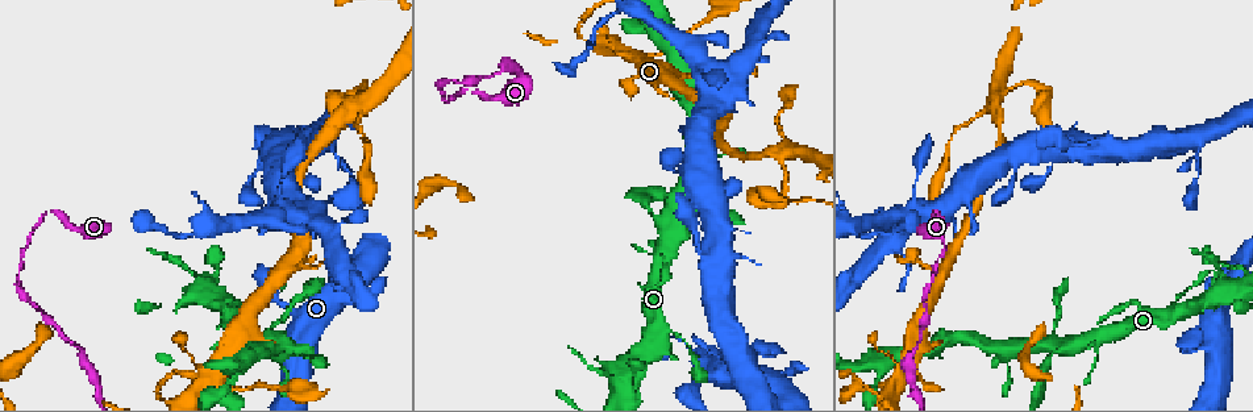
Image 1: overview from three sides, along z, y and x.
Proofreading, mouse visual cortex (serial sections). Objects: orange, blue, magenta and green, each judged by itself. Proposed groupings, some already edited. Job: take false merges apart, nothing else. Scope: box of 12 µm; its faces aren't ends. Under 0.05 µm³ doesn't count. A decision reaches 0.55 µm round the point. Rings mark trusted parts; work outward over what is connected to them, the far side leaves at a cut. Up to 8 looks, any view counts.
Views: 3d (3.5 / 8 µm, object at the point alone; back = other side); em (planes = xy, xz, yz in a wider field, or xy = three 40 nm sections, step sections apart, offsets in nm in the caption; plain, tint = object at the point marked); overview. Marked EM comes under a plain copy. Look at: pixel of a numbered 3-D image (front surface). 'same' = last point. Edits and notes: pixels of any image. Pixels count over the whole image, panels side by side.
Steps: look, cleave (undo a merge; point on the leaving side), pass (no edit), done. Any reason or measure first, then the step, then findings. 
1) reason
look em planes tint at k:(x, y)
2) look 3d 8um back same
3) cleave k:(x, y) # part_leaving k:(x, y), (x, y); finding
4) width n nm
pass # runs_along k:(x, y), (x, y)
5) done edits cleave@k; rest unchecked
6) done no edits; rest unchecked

a narrow waist
look 3d 8um at 1:(935, 213)

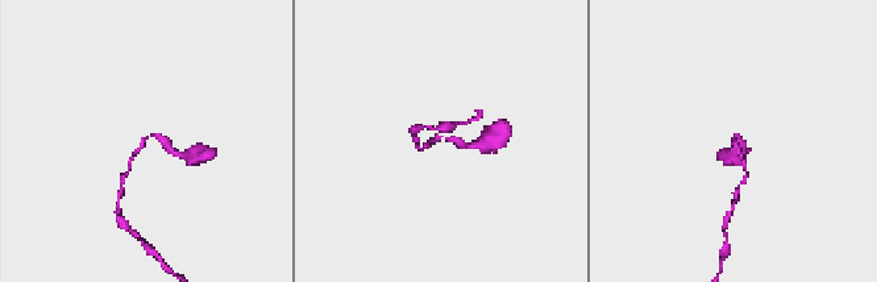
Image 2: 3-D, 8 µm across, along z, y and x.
closer look
look 3d 3.5um at 2:(148, 136)

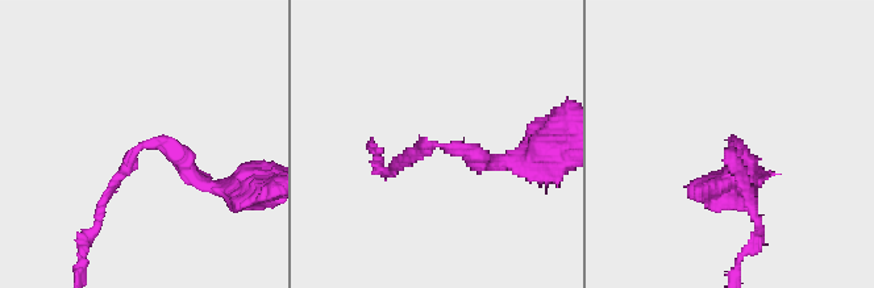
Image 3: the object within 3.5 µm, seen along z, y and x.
arm_widths 150, 200 nm
look em xy step 3 tint at 3:(437, 146)

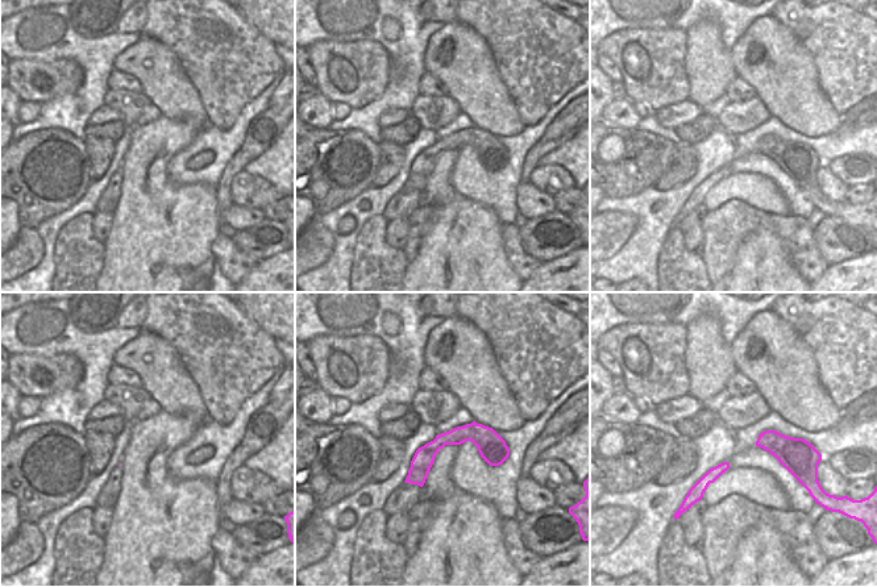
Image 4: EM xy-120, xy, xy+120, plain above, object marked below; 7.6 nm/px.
pass # runs_along 4:(506, 452), (481, 436), (443, 438), (410, 479); continuous, no second cell

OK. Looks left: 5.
look 3d 3.5um back at 1:(660, 332)

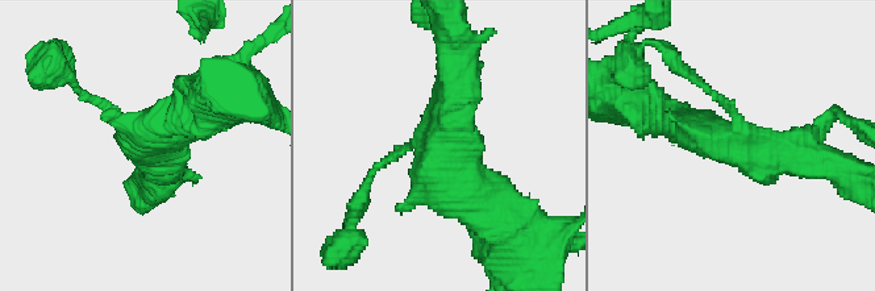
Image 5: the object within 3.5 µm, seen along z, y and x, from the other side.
look em xy step 1 tint at 5:(728, 143)

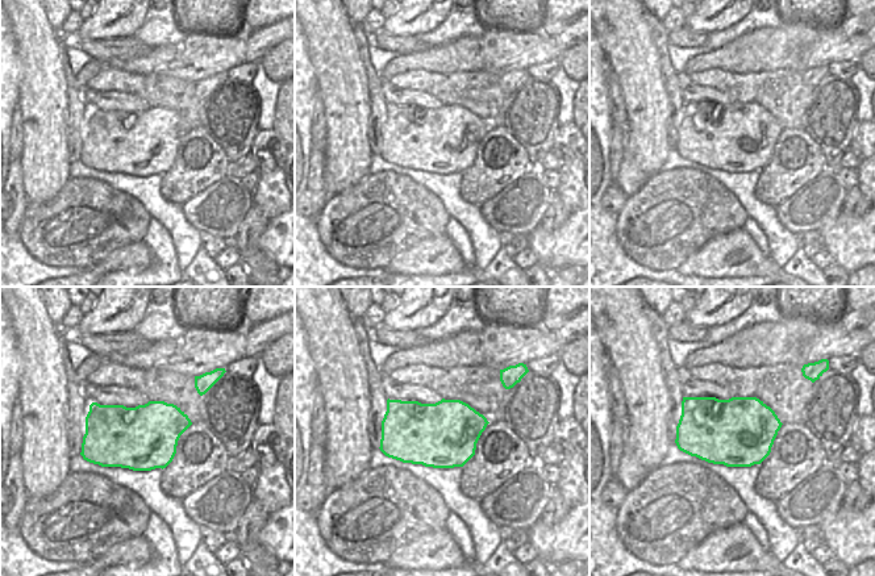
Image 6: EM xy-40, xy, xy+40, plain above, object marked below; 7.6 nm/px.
look em xy step 3 tint same

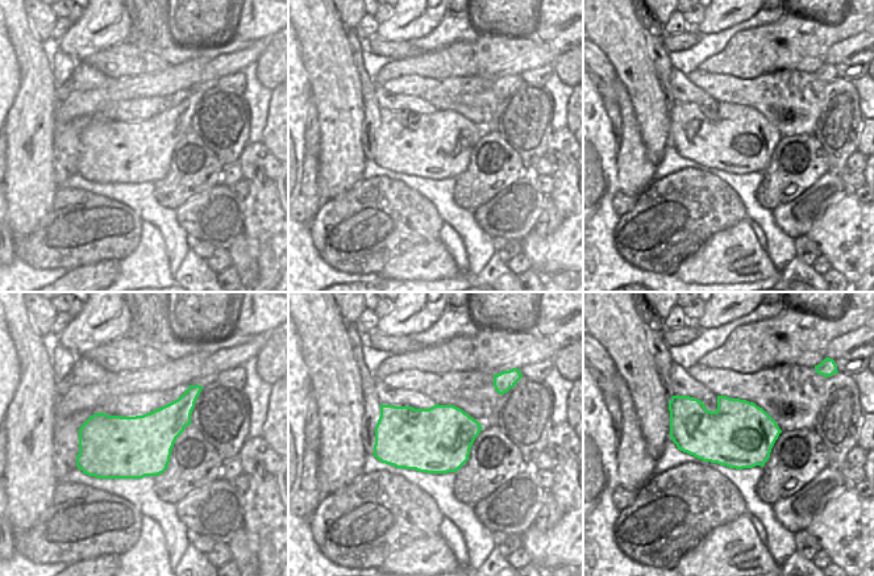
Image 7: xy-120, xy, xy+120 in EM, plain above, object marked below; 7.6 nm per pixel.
pass # runs_along 5:(813, 159), (770, 163), (666, 119); continuous, no second cell

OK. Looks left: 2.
sudden change in width
look 3d 8um at 1:(700, 374)

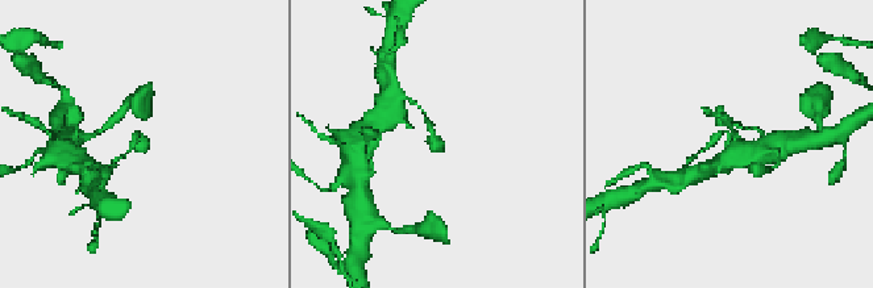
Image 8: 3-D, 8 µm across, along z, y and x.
look em xy step 5 tint at 8:(436, 143)

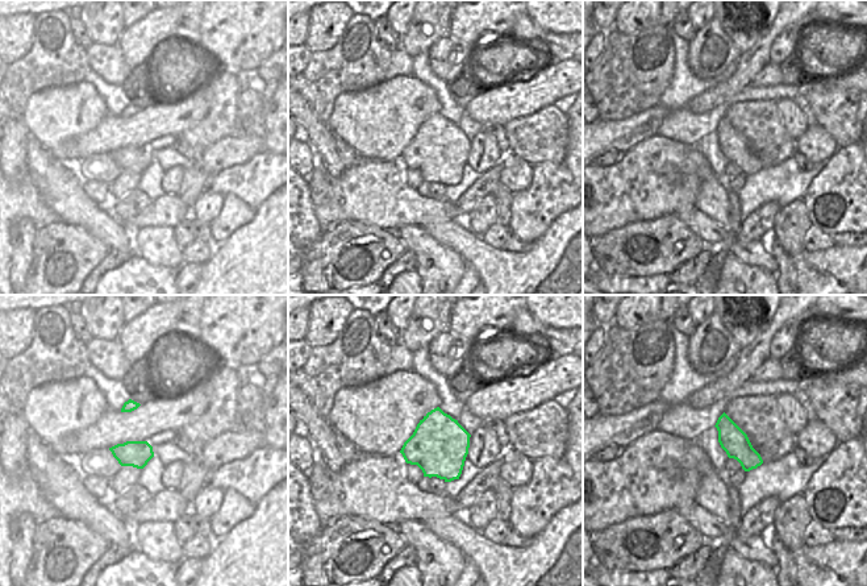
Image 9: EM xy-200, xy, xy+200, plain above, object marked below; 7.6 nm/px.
pass # runs_along 8:(425, 115), (435, 145), (444, 149); one cell here

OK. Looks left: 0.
done no edits; rest unchecked

